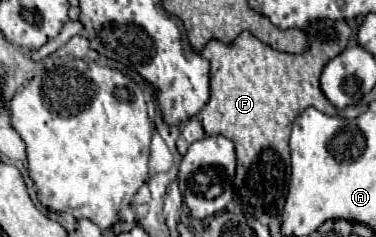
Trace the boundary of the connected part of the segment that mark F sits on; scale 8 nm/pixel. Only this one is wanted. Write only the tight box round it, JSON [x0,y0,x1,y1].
[198,20,352,218]

